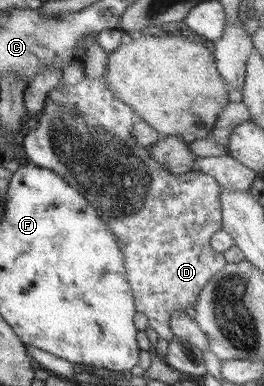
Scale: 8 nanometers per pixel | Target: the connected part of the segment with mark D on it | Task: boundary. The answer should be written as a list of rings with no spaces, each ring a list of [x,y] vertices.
[[[101,76],[95,79],[85,77],[79,85],[62,85],[64,85],[64,82],[59,83],[59,86],[49,91],[45,98],[41,115],[36,117],[38,120],[37,128],[26,129],[24,132],[23,150],[25,150],[25,155],[31,165],[51,169],[51,171],[58,173],[71,187],[78,189],[80,194],[83,193],[87,201],[93,205],[98,212],[98,217],[109,227],[109,231],[113,231],[114,237],[119,241],[121,253],[125,255],[126,278],[133,291],[136,311],[146,315],[147,319],[149,319],[149,327],[157,331],[158,337],[169,342],[174,335],[173,331],[171,331],[171,317],[184,313],[189,304],[195,305],[195,300],[197,300],[197,296],[201,293],[203,286],[207,285],[207,282],[212,279],[215,273],[223,269],[223,266],[227,263],[223,253],[217,252],[210,242],[213,235],[223,229],[221,202],[219,202],[221,201],[221,185],[214,177],[197,169],[181,175],[171,174],[165,166],[159,164],[159,162],[155,161],[155,158],[151,157],[149,150],[145,146],[135,144],[137,140],[131,134],[136,117],[135,110],[117,98],[113,94],[113,90],[109,90],[105,77]]]

